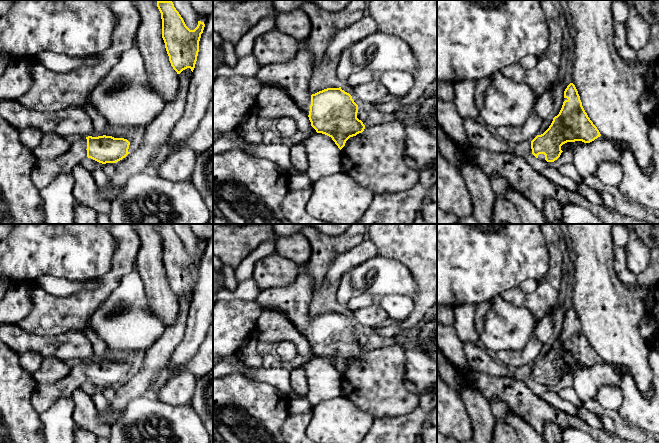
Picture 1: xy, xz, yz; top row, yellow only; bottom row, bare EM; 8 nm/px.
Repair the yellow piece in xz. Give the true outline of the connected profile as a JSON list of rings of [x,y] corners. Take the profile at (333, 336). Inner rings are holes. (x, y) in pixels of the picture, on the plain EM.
[[[308,263],[298,266],[298,276],[292,284],[264,289],[255,301],[262,309],[283,312],[309,341],[316,356],[331,361],[341,374],[350,361],[364,355],[365,349],[357,342],[358,329],[341,311],[315,318],[308,315],[314,283],[307,266]]]

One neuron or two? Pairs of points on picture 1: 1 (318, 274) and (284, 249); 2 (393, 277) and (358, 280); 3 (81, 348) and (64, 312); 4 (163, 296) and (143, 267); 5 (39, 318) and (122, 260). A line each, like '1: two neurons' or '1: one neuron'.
1: two neurons
2: one neuron
3: two neurons
4: one neuron
5: one neuron

